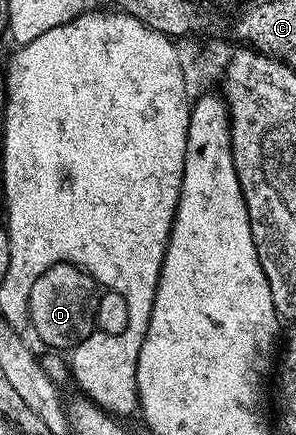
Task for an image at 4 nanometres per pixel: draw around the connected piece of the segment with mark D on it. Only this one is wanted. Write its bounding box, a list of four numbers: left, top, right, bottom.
[27,264,98,351]

